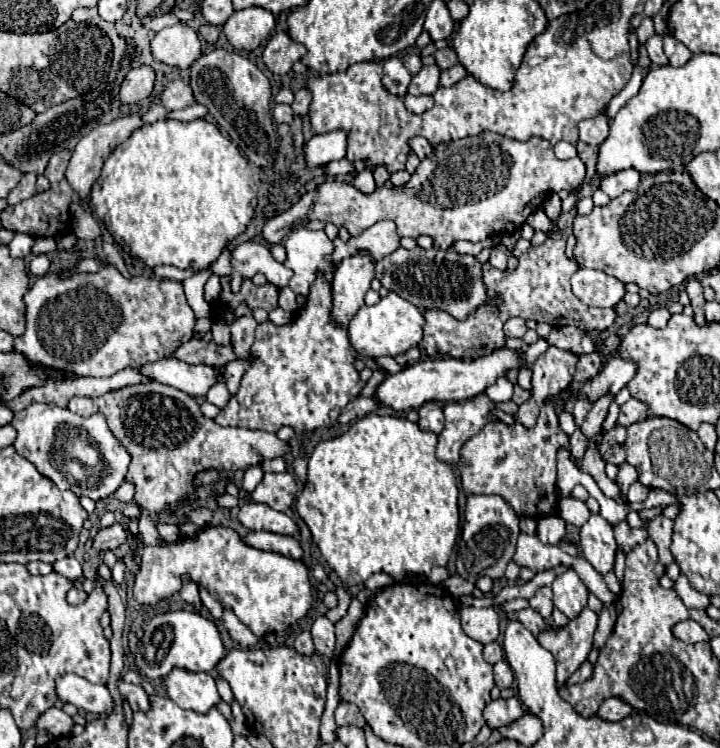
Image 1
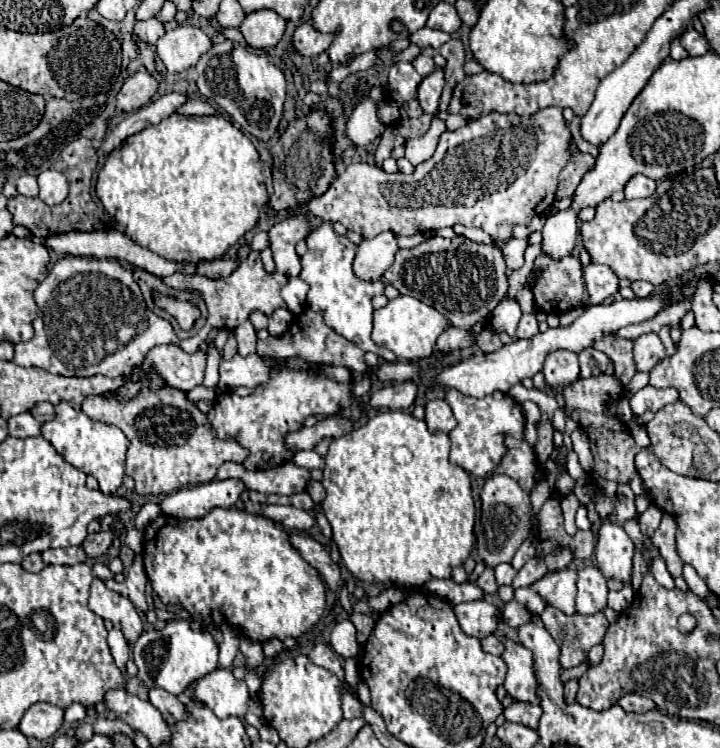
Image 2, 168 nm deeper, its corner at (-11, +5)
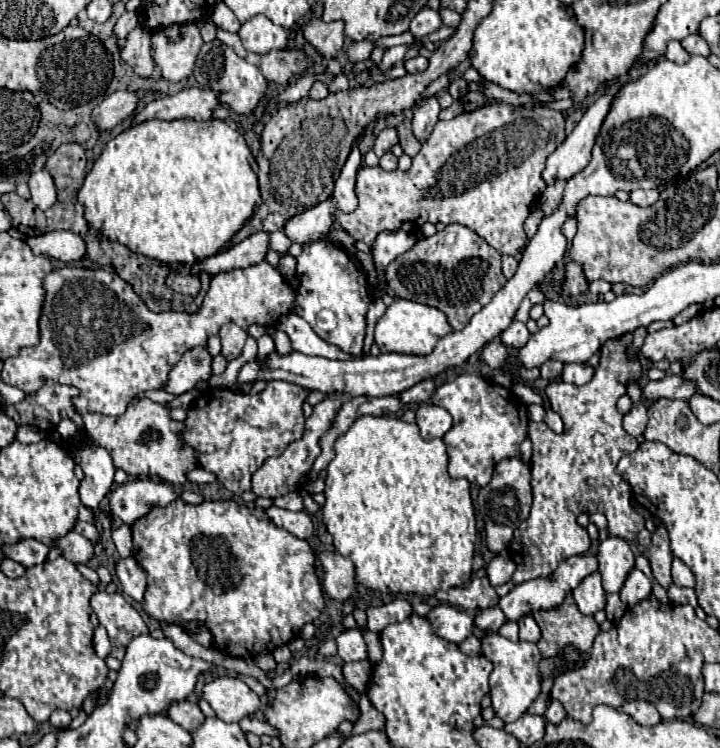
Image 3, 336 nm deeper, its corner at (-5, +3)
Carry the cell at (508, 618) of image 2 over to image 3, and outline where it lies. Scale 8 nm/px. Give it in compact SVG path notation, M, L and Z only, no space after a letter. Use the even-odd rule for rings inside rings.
M488 607L484 611L480 611L474 619L476 627L480 627L482 631L498 631L504 623L506 623L506 615L502 613L502 609L496 607Z

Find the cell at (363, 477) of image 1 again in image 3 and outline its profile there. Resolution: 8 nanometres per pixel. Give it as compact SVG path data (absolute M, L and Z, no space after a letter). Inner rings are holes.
M364 415L336 439L334 449L336 457L326 469L326 503L322 505L322 517L336 551L354 563L356 583L392 595L434 595L440 589L448 591L470 581L474 557L472 525L476 525L470 483L448 475L448 455L442 439L424 441L416 423L406 423L398 417Z

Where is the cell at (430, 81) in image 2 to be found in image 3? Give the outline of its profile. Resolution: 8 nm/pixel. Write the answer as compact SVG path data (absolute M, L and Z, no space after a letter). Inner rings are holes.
M430 97L426 99L422 105L418 105L414 109L414 117L412 117L412 129L414 129L414 135L424 141L430 131L434 129L434 125L438 123L438 115L440 115L440 105L438 105L438 99L436 97Z

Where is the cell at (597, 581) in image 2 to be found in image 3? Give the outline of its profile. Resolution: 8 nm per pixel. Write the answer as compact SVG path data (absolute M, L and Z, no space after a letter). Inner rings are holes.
M596 571L596 573L588 575L588 577L572 591L572 597L574 597L580 613L584 613L584 615L594 615L596 611L604 609L606 597L604 597L600 573Z

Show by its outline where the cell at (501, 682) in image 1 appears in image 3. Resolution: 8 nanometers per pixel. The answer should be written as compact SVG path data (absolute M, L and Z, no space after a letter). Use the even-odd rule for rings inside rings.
M486 633L482 639L482 655L494 663L494 671L490 675L490 695L492 707L496 715L504 721L516 721L540 695L540 661L542 655L534 643L512 643L498 633Z

